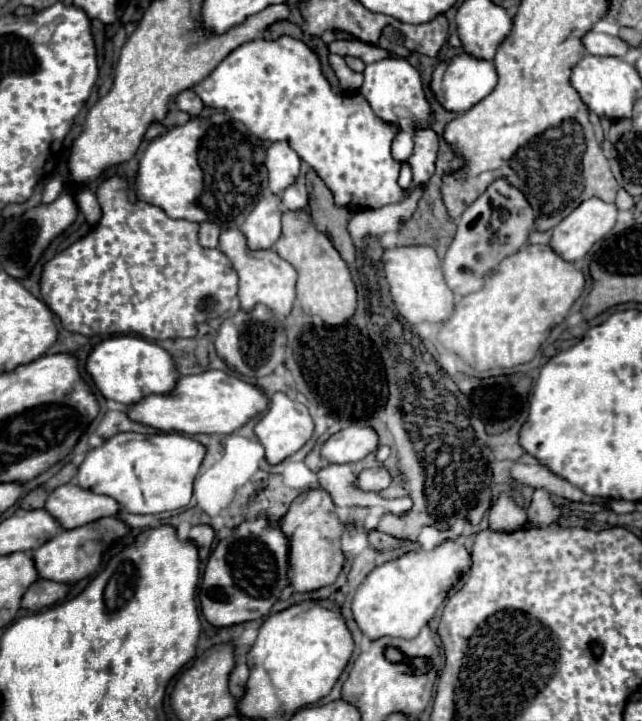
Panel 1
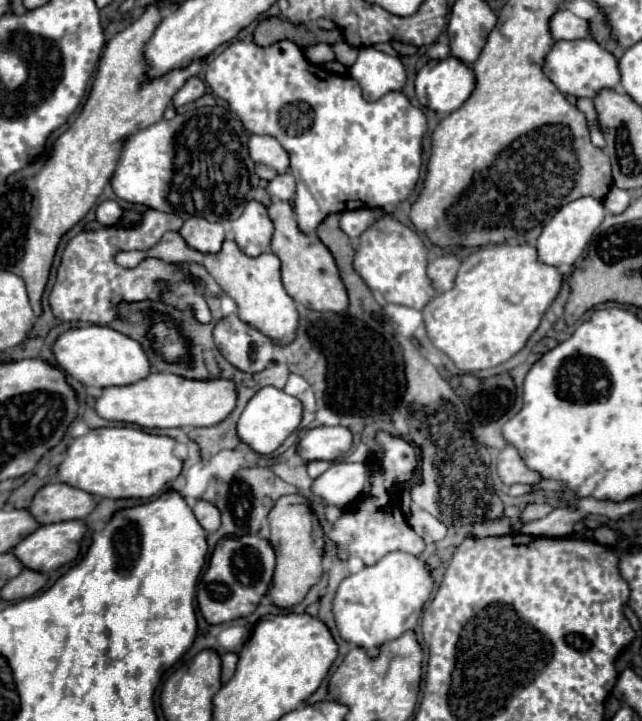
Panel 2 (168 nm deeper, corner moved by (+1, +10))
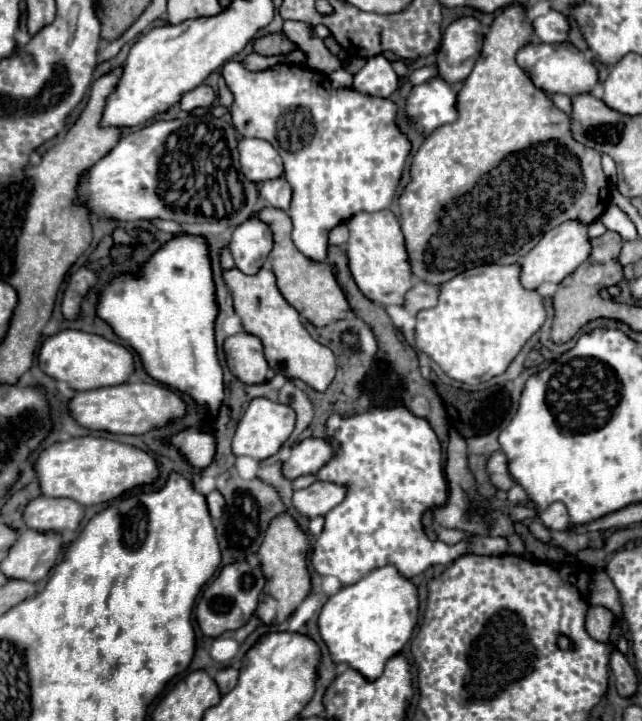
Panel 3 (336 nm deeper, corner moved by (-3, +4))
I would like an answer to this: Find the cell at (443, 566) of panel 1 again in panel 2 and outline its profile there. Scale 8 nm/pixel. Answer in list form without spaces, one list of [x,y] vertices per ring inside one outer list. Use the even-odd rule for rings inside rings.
[[[407,552],[385,554],[377,564],[365,566],[361,572],[351,574],[341,582],[341,586],[335,594],[335,600],[333,600],[333,614],[335,614],[335,620],[337,620],[339,634],[345,640],[355,642],[355,644],[363,646],[365,650],[369,650],[369,656],[375,656],[375,650],[377,650],[379,644],[383,644],[387,640],[393,640],[393,638],[399,638],[401,634],[405,634],[407,630],[413,630],[417,626],[417,622],[421,618],[421,612],[423,612],[423,606],[431,598],[433,586],[435,586],[435,580],[433,580],[431,570],[417,556],[407,554]]]

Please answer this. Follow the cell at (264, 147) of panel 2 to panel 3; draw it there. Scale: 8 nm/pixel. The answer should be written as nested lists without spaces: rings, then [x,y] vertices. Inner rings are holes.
[[[243,138],[237,148],[241,154],[241,172],[247,180],[259,184],[283,174],[281,156],[269,142],[259,138]]]

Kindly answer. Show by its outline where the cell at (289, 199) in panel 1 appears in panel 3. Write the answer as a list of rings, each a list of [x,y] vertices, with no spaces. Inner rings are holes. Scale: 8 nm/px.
[[[275,178],[275,180],[269,180],[269,182],[263,182],[259,186],[259,196],[271,204],[273,208],[279,208],[279,210],[289,210],[289,204],[291,204],[291,186],[287,184],[285,178]]]

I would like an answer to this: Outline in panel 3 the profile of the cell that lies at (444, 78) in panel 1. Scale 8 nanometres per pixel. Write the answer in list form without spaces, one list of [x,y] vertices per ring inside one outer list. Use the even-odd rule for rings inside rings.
[[[435,76],[411,90],[405,102],[405,114],[409,124],[427,136],[437,126],[457,120],[455,92],[445,80]]]

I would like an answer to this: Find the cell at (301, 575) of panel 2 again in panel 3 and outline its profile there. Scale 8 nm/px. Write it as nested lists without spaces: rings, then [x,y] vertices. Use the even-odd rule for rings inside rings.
[[[285,512],[267,528],[265,540],[257,552],[257,558],[261,562],[261,572],[265,574],[265,588],[261,590],[259,606],[257,606],[257,618],[261,624],[281,624],[285,622],[297,606],[309,596],[311,592],[311,578],[307,570],[307,552],[309,552],[309,540],[297,526],[297,522]]]

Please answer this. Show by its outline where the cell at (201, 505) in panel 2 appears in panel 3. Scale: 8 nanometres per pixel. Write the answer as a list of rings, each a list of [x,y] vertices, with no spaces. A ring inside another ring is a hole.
[[[211,490],[207,494],[207,504],[209,504],[209,512],[213,518],[221,518],[221,512],[223,512],[223,506],[225,506],[225,498],[219,490]]]

